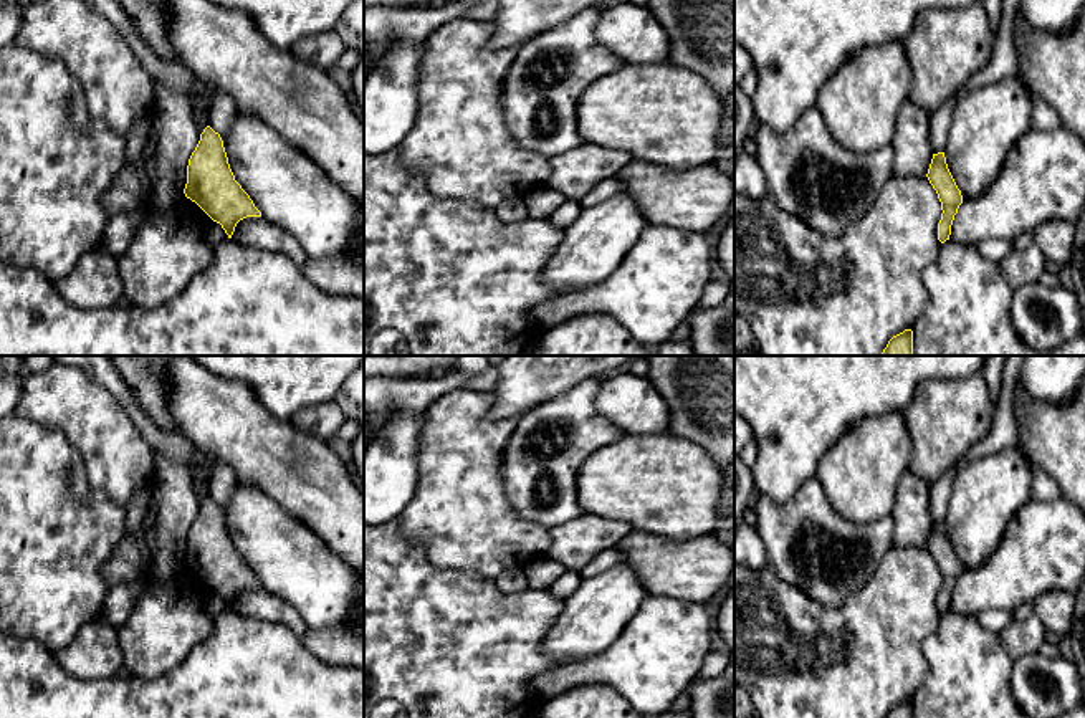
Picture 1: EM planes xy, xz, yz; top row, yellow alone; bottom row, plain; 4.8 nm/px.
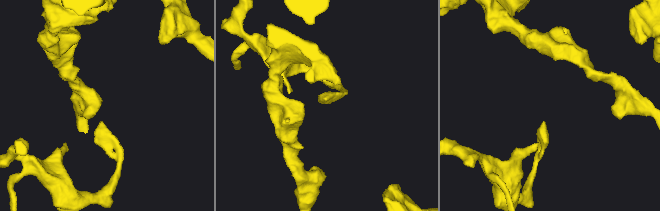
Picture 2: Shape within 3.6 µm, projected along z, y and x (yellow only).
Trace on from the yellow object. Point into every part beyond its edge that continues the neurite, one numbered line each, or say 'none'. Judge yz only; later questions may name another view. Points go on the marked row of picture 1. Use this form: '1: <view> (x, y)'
none

